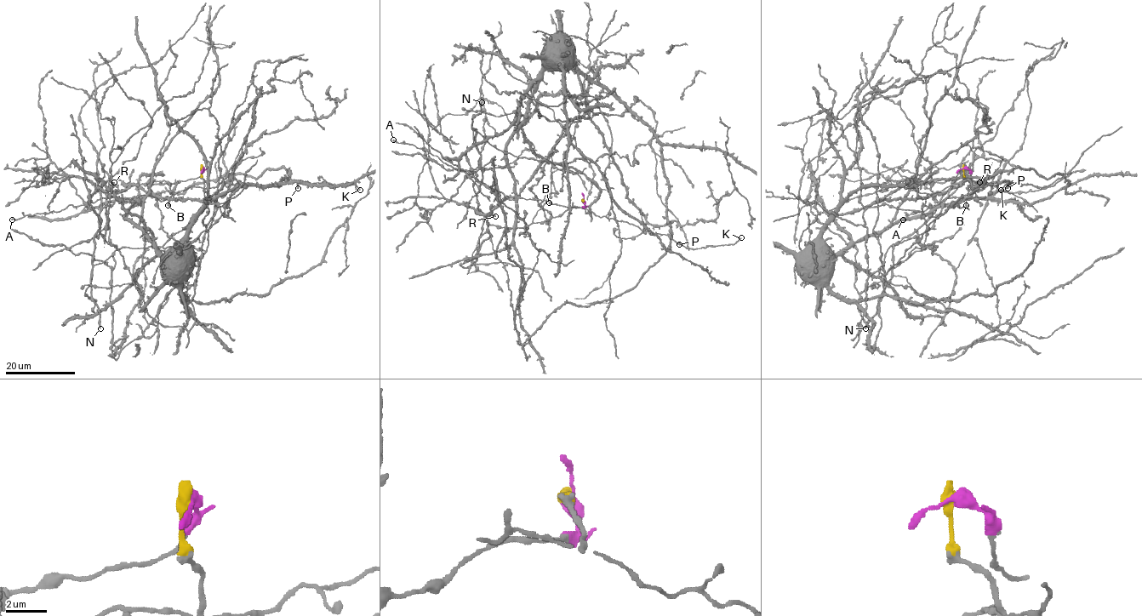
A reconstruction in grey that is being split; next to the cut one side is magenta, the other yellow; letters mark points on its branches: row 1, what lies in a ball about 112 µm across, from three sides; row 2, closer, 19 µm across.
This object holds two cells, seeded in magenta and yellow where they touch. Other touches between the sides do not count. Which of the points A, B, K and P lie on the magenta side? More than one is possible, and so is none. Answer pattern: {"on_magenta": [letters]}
{"on_magenta": []}

